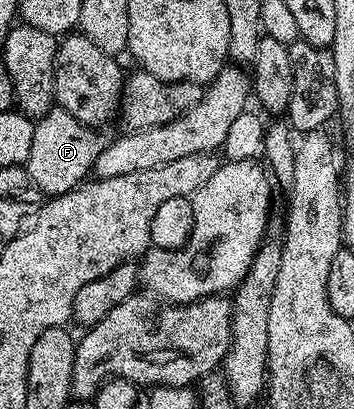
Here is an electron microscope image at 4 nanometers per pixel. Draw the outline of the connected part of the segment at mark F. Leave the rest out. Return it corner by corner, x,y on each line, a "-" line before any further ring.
55,106
35,123
35,139
24,170
46,197
67,194
92,173
95,158
99,158
103,147
101,134
98,129
88,128
79,118
67,114
67,110

